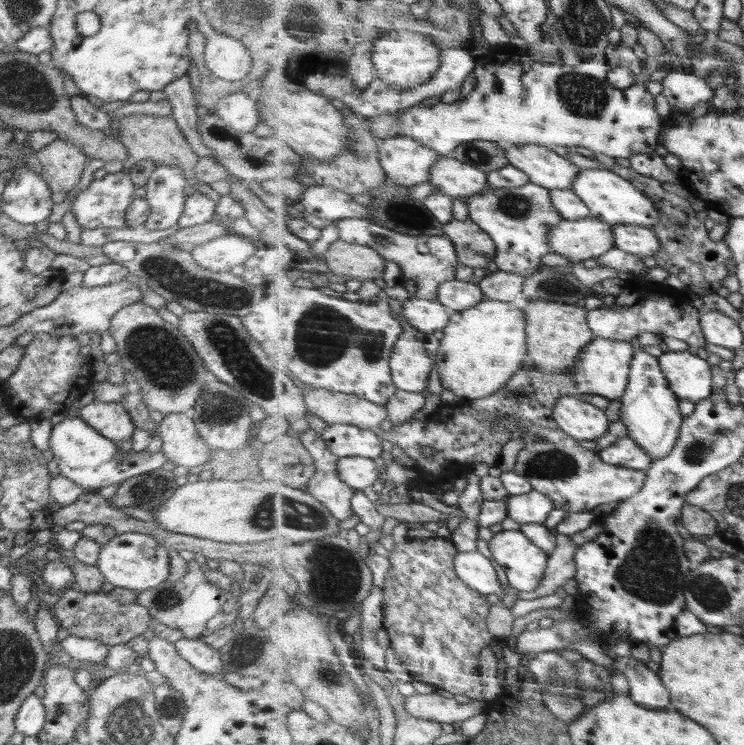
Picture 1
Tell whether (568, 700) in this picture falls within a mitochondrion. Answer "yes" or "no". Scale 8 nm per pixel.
yes

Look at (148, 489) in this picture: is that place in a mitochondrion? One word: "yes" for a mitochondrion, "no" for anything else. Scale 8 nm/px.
yes

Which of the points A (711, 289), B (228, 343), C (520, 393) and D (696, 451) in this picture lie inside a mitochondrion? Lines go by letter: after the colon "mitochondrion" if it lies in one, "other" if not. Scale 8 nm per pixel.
A: other
B: mitochondrion
C: mitochondrion
D: mitochondrion

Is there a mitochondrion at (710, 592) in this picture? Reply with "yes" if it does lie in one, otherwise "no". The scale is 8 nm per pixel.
yes

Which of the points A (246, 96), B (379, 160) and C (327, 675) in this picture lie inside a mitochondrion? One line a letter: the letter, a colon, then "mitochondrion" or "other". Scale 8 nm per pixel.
A: other
B: other
C: mitochondrion

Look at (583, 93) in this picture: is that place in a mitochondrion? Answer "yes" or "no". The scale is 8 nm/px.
yes

